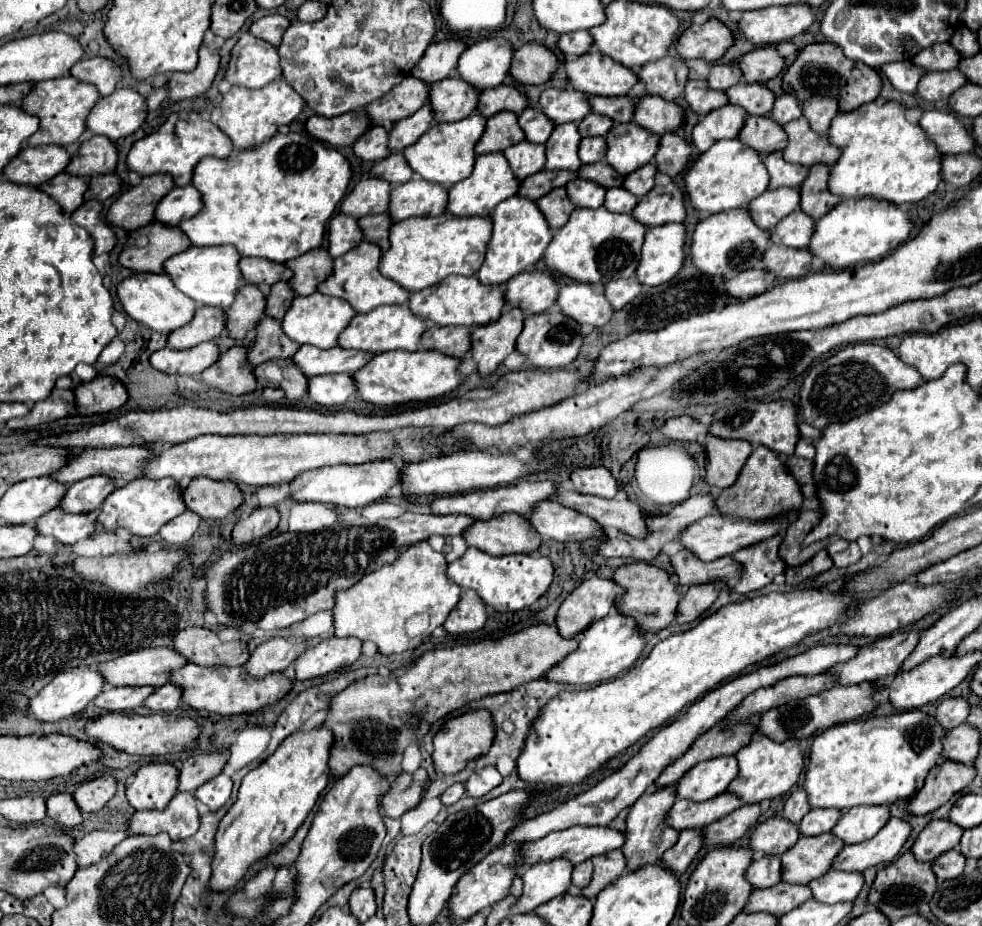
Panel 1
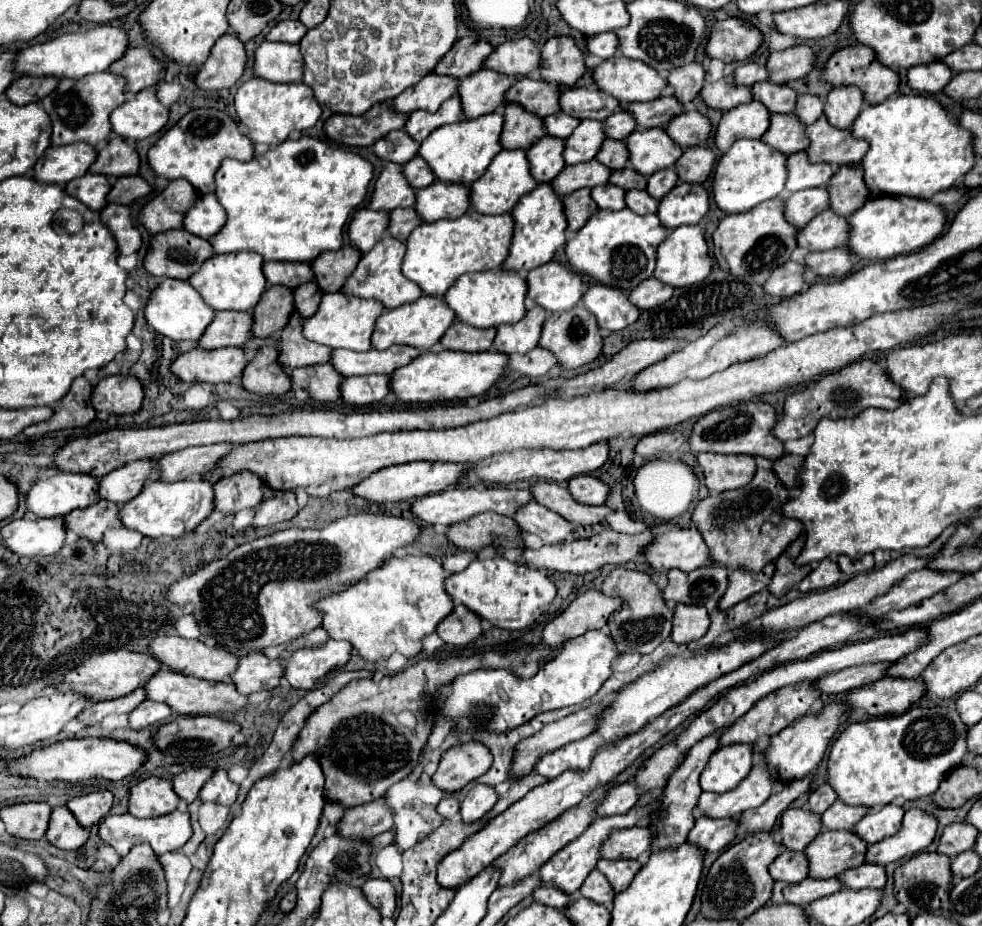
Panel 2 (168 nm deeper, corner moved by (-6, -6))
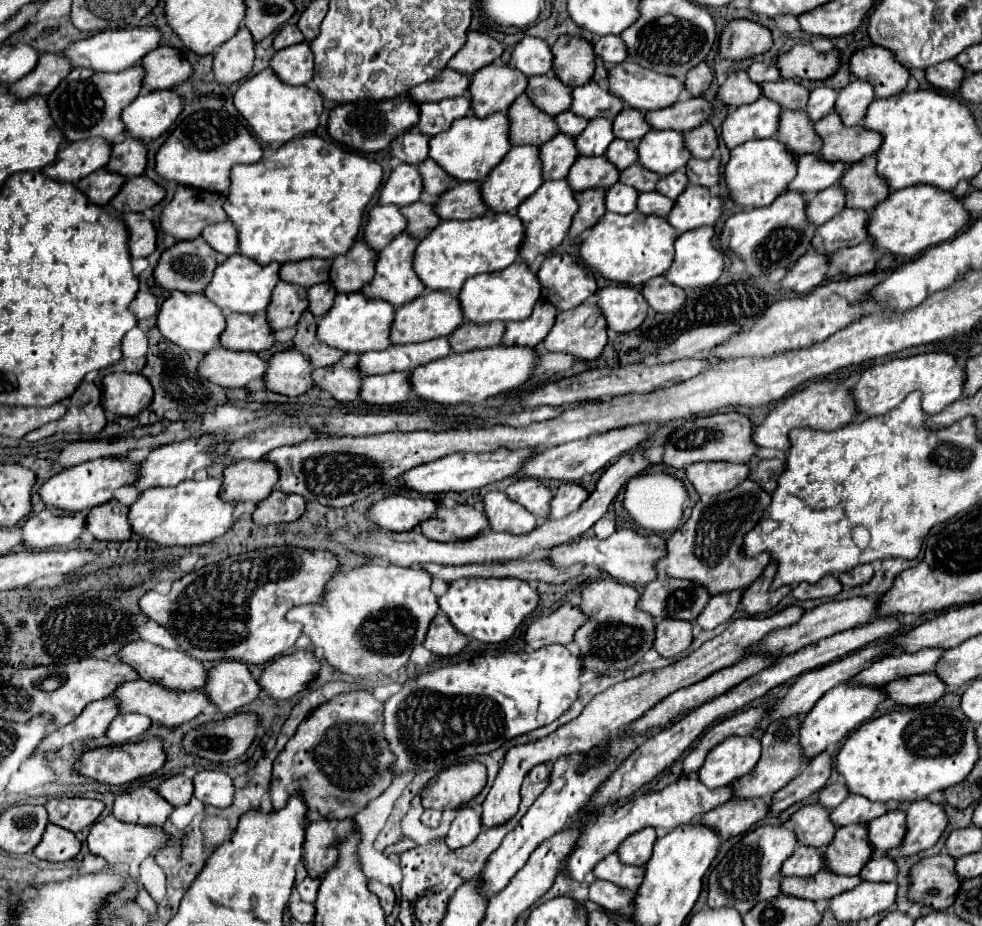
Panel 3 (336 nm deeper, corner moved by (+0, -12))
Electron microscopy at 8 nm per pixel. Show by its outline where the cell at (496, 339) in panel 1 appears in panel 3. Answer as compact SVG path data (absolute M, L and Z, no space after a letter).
M538 302L534 306L534 312L520 320L520 322L508 322L504 344L506 346L536 346L544 340L544 334L552 330L552 322L556 320L556 306L548 306L548 302Z

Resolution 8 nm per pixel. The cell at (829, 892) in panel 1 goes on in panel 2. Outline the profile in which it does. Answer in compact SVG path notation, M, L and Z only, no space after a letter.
M862 864L858 868L846 870L838 876L842 888L848 890L862 890L862 888L884 888L886 872L882 866L876 864Z

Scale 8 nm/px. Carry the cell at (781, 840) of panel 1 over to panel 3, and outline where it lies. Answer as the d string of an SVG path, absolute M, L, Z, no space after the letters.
M808 804L802 806L790 820L796 824L796 836L800 844L826 848L834 834L836 826L832 826L832 820L828 818L828 808L822 808L820 804Z

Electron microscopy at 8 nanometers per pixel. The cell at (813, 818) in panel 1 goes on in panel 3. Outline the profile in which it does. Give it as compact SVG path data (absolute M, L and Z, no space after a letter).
M850 794L840 806L832 810L830 818L836 826L848 826L858 822L870 822L886 812L890 812L888 804L868 802L868 798L860 798L860 794Z

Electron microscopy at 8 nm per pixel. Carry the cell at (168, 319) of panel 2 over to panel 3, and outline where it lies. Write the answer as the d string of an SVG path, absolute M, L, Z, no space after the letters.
M174 292L168 296L158 312L158 328L170 342L176 342L178 346L184 346L186 350L202 352L214 350L220 346L220 334L226 328L224 312L210 302L204 294L186 294L186 292Z

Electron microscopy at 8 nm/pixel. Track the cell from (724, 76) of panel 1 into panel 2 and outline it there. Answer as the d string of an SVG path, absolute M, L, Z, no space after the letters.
M742 64L734 70L734 80L736 84L746 84L752 86L756 82L762 82L768 78L768 72L764 66L756 66L756 64Z

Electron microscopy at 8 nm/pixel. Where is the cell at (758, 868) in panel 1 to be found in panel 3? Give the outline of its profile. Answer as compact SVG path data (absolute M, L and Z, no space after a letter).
M798 844L792 858L788 858L784 862L782 874L784 876L814 876L822 868L826 868L824 852L820 848L814 848L814 846Z

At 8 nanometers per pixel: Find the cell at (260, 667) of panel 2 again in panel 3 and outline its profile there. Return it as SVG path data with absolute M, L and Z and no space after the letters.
M228 660L208 670L204 686L210 702L222 714L232 714L238 708L254 702L260 694L258 682L252 678L244 662Z

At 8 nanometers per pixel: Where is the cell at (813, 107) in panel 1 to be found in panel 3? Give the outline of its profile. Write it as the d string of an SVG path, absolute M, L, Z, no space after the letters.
M854 80L838 92L838 100L836 100L834 110L842 116L842 122L846 126L856 126L858 122L862 122L868 106L874 98L876 96L874 96L870 82Z

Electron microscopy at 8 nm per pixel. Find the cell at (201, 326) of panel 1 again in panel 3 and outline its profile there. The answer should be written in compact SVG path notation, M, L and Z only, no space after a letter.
M228 314L226 330L220 336L220 344L230 350L262 352L270 350L276 342L274 332L266 320L266 314Z

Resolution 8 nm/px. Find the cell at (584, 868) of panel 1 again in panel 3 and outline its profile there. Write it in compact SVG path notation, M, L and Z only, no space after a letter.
M596 880L590 886L590 902L596 902L598 906L606 910L628 910L634 906L636 890L624 890L620 886L614 886L606 880Z

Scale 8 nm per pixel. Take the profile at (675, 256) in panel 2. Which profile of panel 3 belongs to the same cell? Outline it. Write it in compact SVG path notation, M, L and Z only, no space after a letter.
M702 226L684 232L676 240L676 256L664 274L672 284L682 288L698 288L714 284L724 270L724 254L712 242L714 228Z

